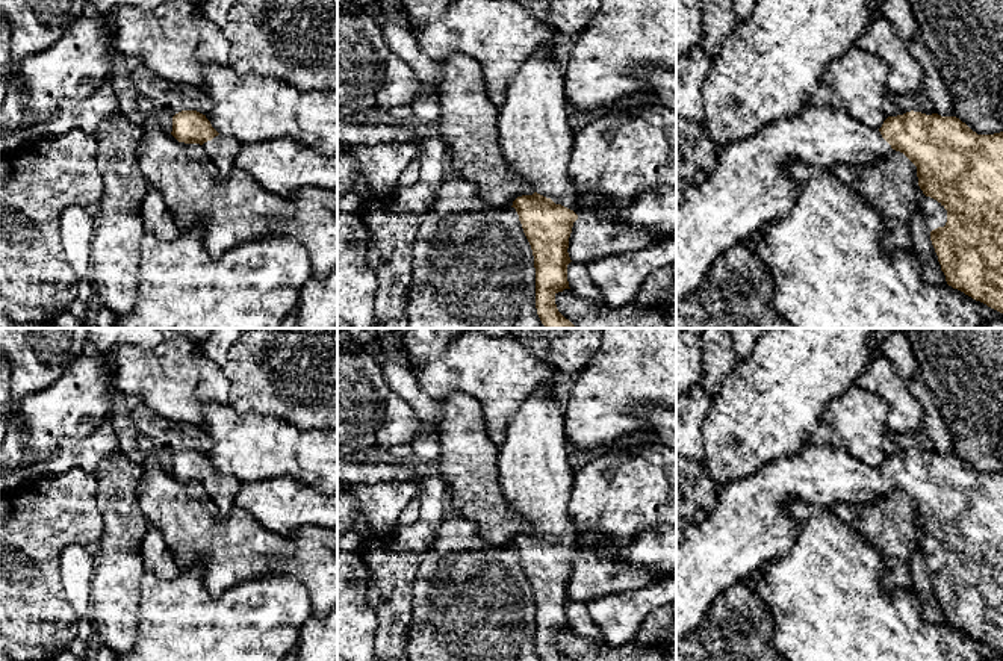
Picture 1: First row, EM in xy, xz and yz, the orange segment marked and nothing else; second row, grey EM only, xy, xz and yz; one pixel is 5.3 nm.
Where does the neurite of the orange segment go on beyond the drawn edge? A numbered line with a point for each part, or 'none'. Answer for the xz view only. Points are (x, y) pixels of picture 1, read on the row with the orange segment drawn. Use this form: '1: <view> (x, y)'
1: xz (536, 139)

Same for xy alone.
1: xy (223, 150)

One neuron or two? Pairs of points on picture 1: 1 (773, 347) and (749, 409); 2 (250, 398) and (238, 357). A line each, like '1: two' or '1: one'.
1: one
2: one

